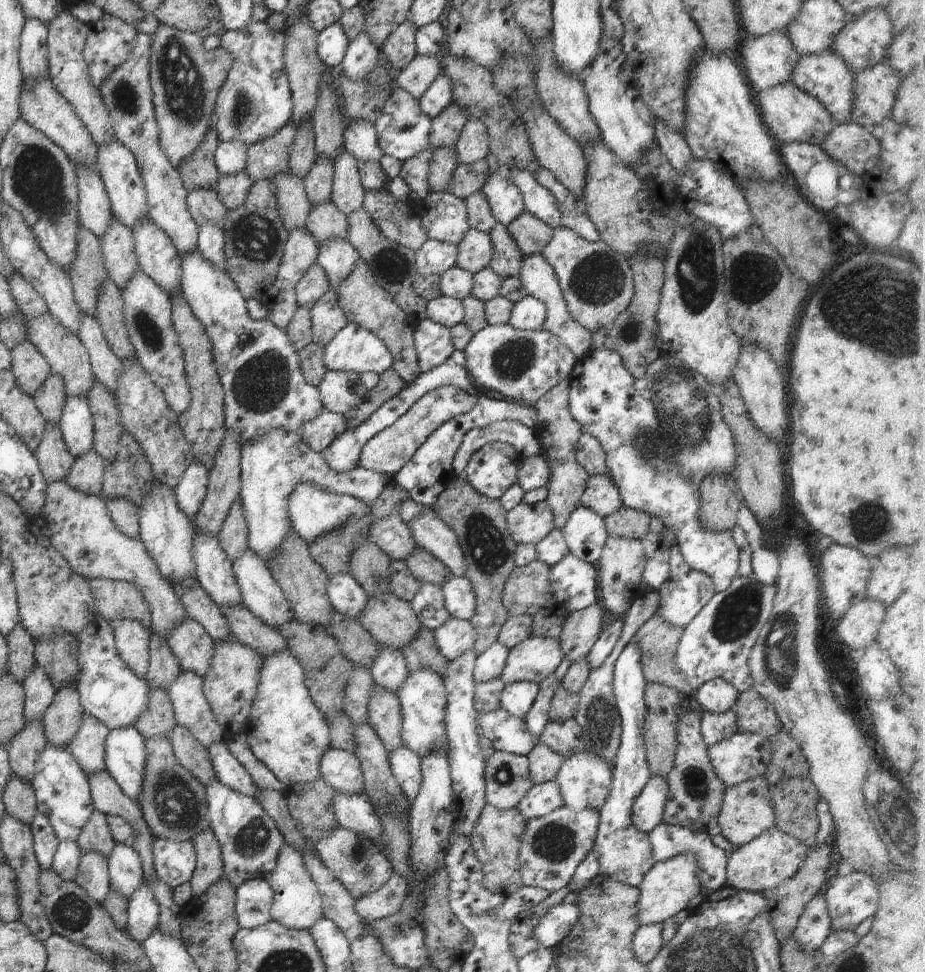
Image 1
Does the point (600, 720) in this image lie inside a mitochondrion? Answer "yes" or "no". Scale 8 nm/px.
yes

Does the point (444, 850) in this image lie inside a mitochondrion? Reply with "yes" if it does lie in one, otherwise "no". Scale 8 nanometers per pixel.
no

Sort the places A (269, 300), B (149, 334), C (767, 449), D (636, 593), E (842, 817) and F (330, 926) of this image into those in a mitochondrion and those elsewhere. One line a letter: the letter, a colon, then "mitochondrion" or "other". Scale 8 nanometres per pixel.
A: other
B: mitochondrion
C: other
D: other
E: other
F: other

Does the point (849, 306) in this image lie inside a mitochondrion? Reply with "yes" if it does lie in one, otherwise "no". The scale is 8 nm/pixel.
yes

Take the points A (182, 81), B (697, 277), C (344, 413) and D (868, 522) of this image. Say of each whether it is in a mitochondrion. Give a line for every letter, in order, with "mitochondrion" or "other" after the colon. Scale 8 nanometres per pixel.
A: mitochondrion
B: mitochondrion
C: other
D: mitochondrion

